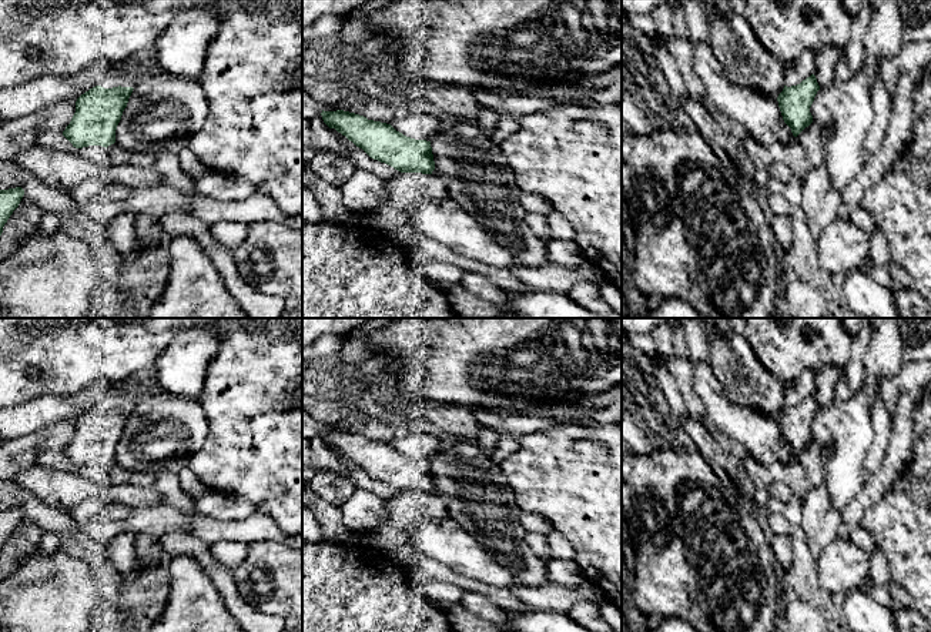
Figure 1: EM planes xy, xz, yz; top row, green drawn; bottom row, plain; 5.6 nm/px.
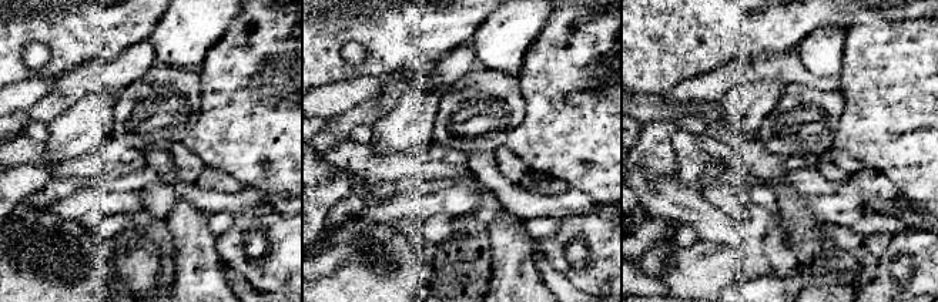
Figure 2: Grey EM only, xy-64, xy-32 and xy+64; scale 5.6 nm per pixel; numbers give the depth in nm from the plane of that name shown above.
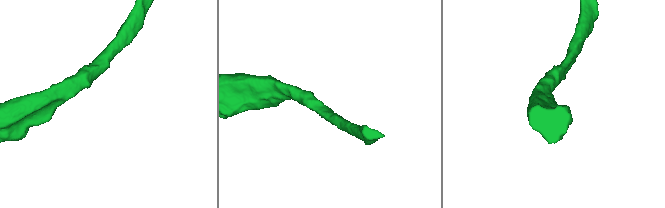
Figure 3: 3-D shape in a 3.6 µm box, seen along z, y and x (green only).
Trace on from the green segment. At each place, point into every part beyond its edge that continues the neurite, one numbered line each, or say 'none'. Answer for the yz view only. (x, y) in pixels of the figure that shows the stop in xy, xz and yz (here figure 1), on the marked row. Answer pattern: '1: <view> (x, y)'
none

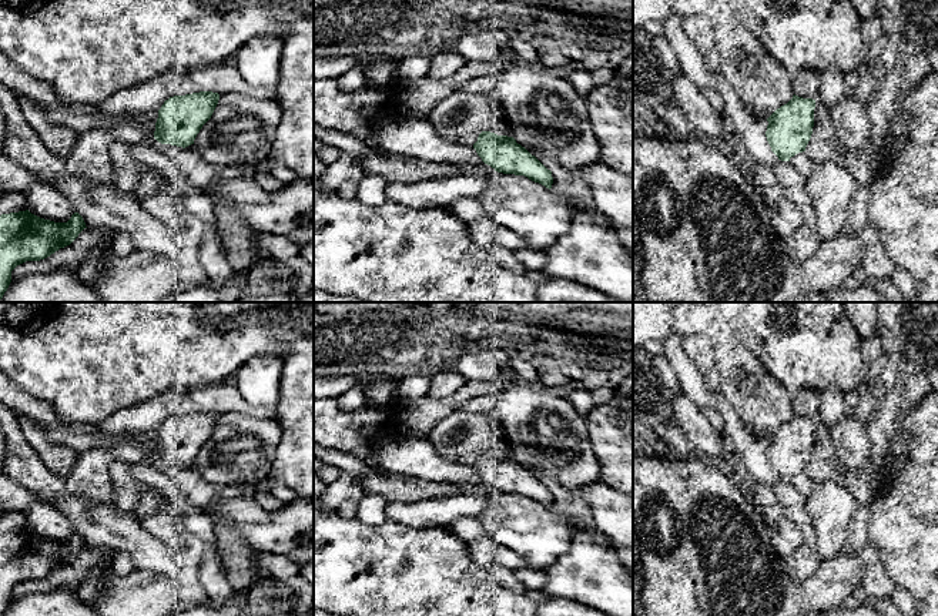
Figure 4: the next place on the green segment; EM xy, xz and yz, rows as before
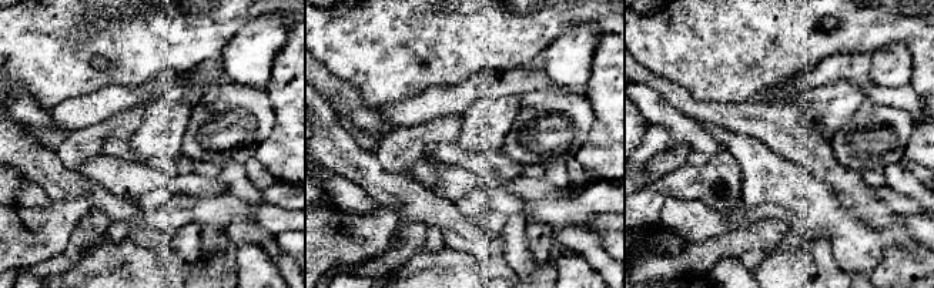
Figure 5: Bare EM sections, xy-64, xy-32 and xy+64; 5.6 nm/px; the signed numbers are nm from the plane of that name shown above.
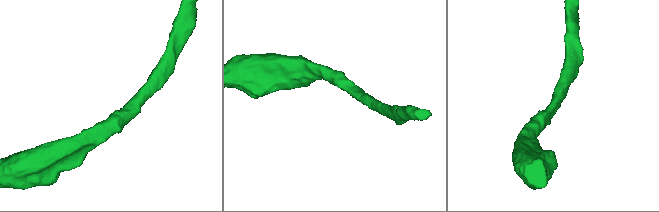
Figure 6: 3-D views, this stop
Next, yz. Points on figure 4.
none

